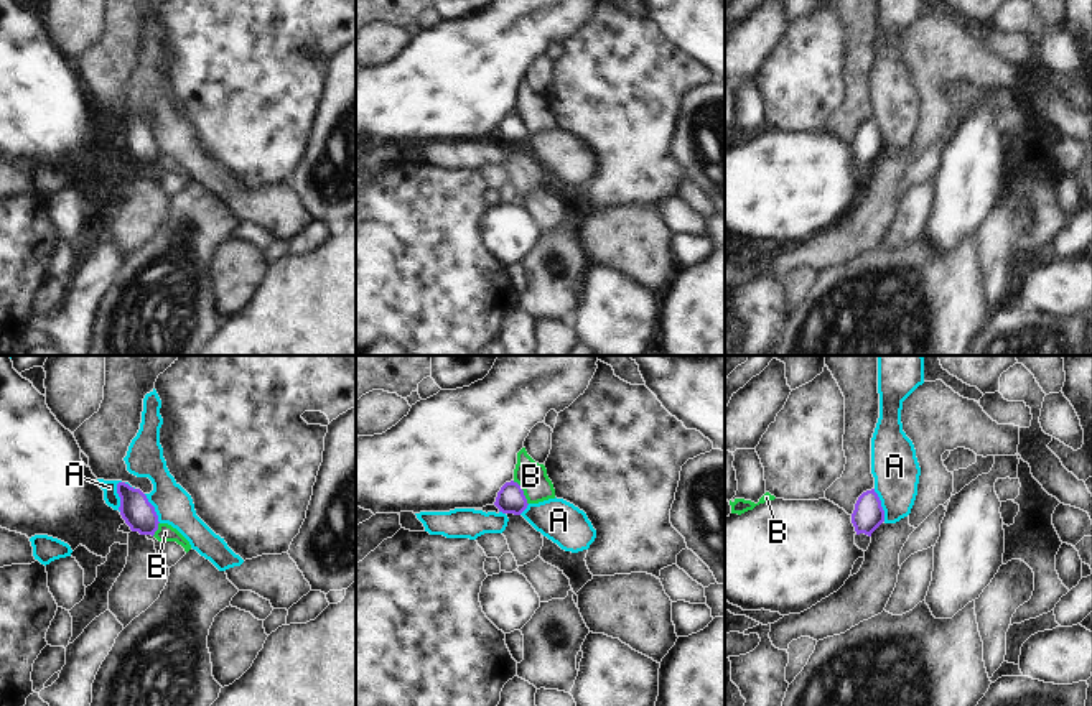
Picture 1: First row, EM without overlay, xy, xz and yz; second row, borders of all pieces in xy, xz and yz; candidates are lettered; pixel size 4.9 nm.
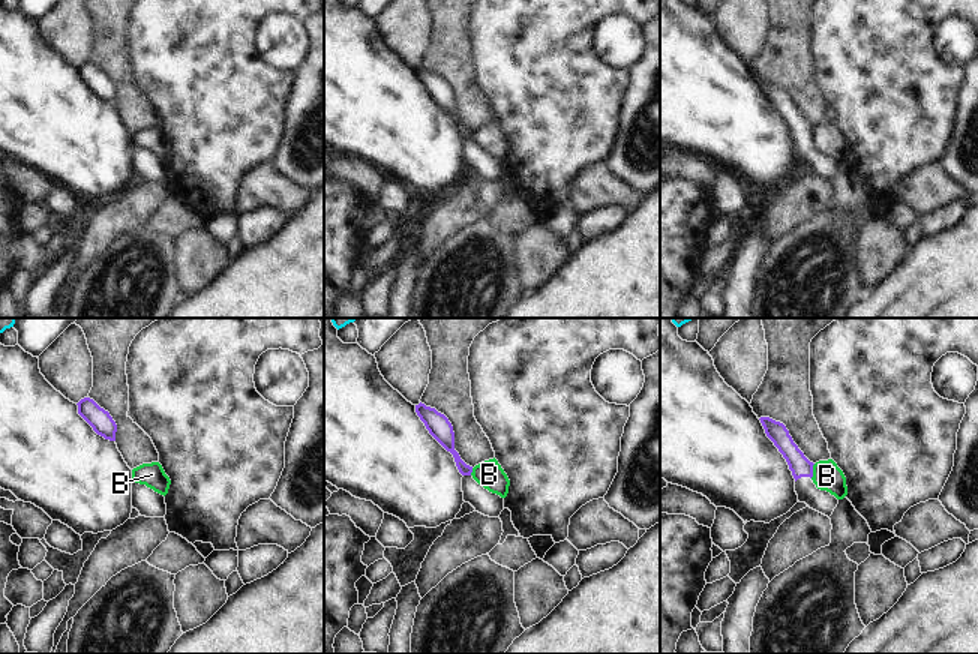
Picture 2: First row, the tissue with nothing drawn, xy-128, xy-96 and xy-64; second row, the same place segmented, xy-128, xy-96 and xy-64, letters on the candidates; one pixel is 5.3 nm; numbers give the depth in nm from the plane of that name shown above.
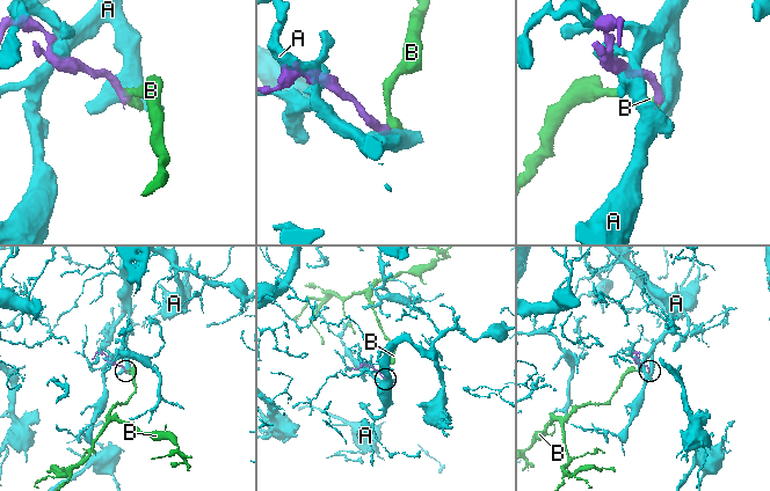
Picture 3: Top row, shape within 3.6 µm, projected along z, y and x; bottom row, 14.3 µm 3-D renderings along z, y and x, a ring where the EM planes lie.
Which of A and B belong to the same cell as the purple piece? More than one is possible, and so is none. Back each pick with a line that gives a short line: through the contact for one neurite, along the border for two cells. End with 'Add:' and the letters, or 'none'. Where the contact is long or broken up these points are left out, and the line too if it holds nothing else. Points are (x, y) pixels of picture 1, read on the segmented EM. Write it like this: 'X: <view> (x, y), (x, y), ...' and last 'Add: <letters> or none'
Add: none

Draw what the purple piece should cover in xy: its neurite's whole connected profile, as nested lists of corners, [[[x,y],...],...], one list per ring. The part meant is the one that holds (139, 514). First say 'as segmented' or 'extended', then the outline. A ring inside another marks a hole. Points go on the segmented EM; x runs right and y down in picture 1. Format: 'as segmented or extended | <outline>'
extended | [[[125,482],[117,484],[117,494],[120,497],[120,515],[130,530],[153,540],[156,555],[163,560],[163,563],[168,568],[175,566],[186,551],[176,541],[161,543],[153,536],[160,522],[155,507],[148,502],[147,495],[140,489],[133,489]]]

